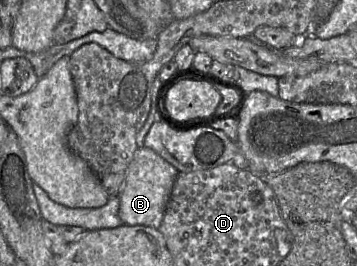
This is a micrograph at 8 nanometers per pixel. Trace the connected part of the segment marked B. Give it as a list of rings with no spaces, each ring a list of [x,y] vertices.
[[[137,148],[130,162],[124,185],[118,194],[120,206],[118,215],[125,225],[143,225],[158,229],[170,198],[174,181],[179,171],[154,150]]]

